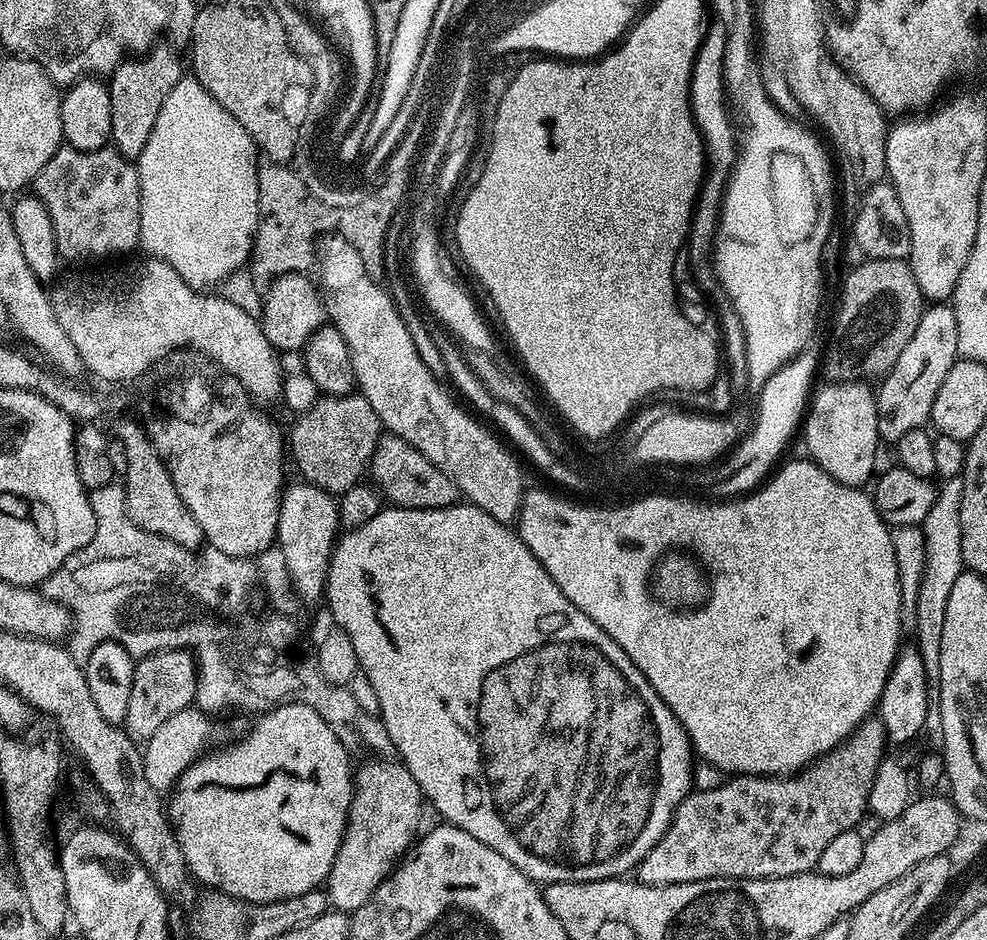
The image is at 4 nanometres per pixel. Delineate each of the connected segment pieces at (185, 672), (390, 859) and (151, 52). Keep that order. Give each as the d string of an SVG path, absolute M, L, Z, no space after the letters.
M171 648L137 659L134 686L130 686L130 706L126 706L126 718L122 725L128 737L137 742L149 740L166 718L178 714L178 710L189 707L195 701L197 683L196 658L191 651Z
M374 758L372 760L355 771L347 830L344 832L339 852L335 856L334 866L331 867L330 874L324 883L329 903L337 911L349 914L361 908L369 900L373 891L412 846L421 831L420 815L423 814L424 808L426 809L424 794L420 791L418 782L414 782L414 774L410 774L404 764L390 758Z
M157 43L135 58L125 58L110 73L107 86L110 94L111 143L117 152L126 157L139 158L142 150L146 150L146 142L150 142L150 134L158 122L158 110L162 110L162 102L166 102L170 90L174 90L174 86L178 86L185 75L185 65L184 68L180 65L180 56L175 51L179 52L167 43Z

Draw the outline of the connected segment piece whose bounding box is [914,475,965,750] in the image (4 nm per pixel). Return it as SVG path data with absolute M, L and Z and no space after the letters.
M963 475L944 480L938 488L934 506L923 520L920 527L923 530L923 540L926 542L926 562L922 582L919 586L918 602L916 603L916 649L922 658L923 670L927 680L927 708L926 722L924 723L923 737L926 738L931 749L943 749L945 735L943 733L942 714L940 708L941 698L941 644L943 623L946 618L947 599L951 587L964 571L962 558L962 530L961 506L962 490L965 489Z

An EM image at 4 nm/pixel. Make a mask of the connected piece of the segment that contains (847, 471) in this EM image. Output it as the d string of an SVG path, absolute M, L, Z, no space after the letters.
M828 382L825 385L825 388L815 389L806 409L806 419L802 424L802 436L804 432L804 440L808 443L807 455L823 472L830 474L833 480L851 488L863 489L864 483L868 479L871 481L877 471L876 444L881 443L876 429L876 397L873 389L868 389L871 387L864 382Z

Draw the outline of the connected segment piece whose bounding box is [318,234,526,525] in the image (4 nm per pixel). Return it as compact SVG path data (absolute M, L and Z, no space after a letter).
M335 234L319 237L318 268L319 264L318 288L327 319L346 338L359 395L374 406L381 425L430 458L458 486L467 503L486 510L490 518L511 525L520 515L520 503L526 491L515 458L483 428L485 425L471 411L457 403L453 393L418 358L414 338L410 338L410 330L406 330L406 322L402 322L391 295L376 285L379 283L368 273L362 254L346 237Z

